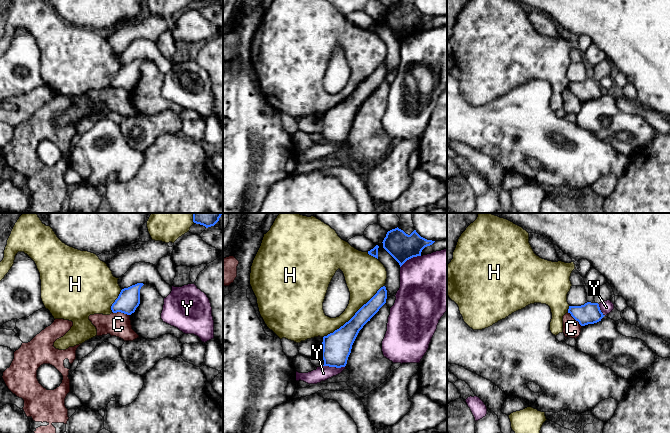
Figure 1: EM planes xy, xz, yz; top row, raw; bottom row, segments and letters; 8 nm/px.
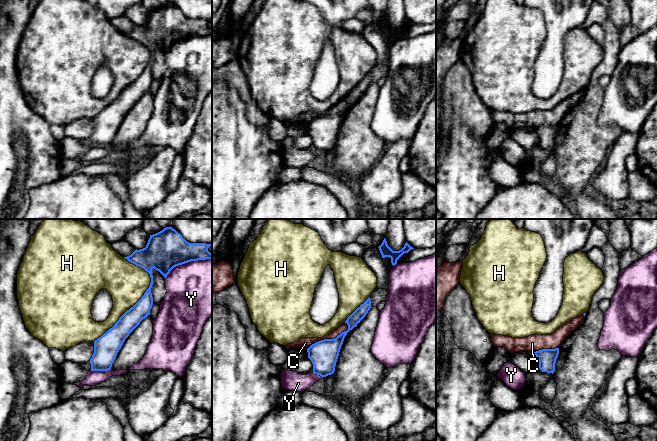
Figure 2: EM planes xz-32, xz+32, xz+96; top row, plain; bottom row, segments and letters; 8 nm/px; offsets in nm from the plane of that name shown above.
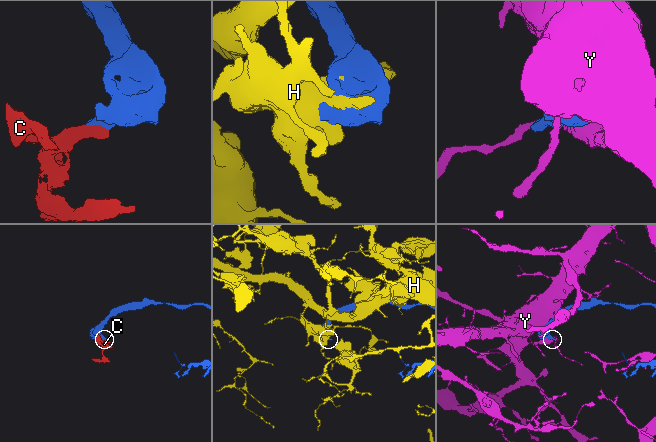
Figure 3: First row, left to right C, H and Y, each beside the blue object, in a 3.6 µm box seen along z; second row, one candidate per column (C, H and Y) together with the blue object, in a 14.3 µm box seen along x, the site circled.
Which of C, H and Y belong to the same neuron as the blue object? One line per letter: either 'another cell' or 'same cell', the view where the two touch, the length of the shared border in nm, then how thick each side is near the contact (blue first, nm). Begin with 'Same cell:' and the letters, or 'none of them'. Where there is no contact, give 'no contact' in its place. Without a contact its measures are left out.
Same cell: none of them
C: another cell | xy | 150 nm | 180/190 nm
H: another cell | xz | 650 nm | 200/240 nm
Y: another cell | xz | 180 nm | 220/120 nm

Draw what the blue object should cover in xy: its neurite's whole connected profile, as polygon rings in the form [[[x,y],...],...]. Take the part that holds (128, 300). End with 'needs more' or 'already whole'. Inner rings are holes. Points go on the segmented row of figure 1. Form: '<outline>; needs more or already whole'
[[[137,283],[122,289],[118,298],[111,306],[112,312],[121,312],[127,315],[134,313],[140,304],[140,289],[143,285],[143,283]]]; already whole

